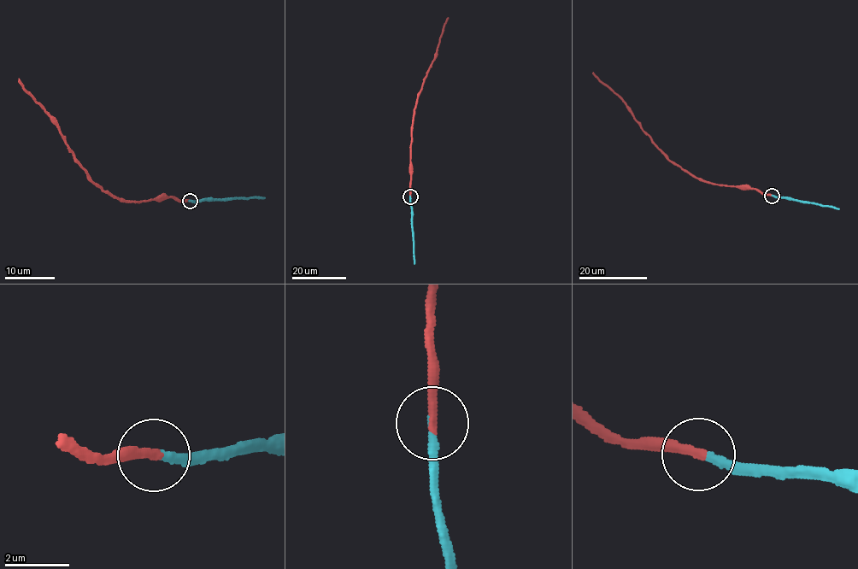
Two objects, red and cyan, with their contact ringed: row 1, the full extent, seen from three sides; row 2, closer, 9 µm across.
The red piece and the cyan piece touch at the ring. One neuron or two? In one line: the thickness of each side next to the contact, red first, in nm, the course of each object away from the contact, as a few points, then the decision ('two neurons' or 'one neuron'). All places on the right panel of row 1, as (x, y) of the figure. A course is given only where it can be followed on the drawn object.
260/240 nm | red via (772, 196), (762, 194), (755, 189), (702, 181), (673, 164), (662, 153), (619, 96), (593, 73) | cyan via (772, 196), (838, 209) | one neuron

